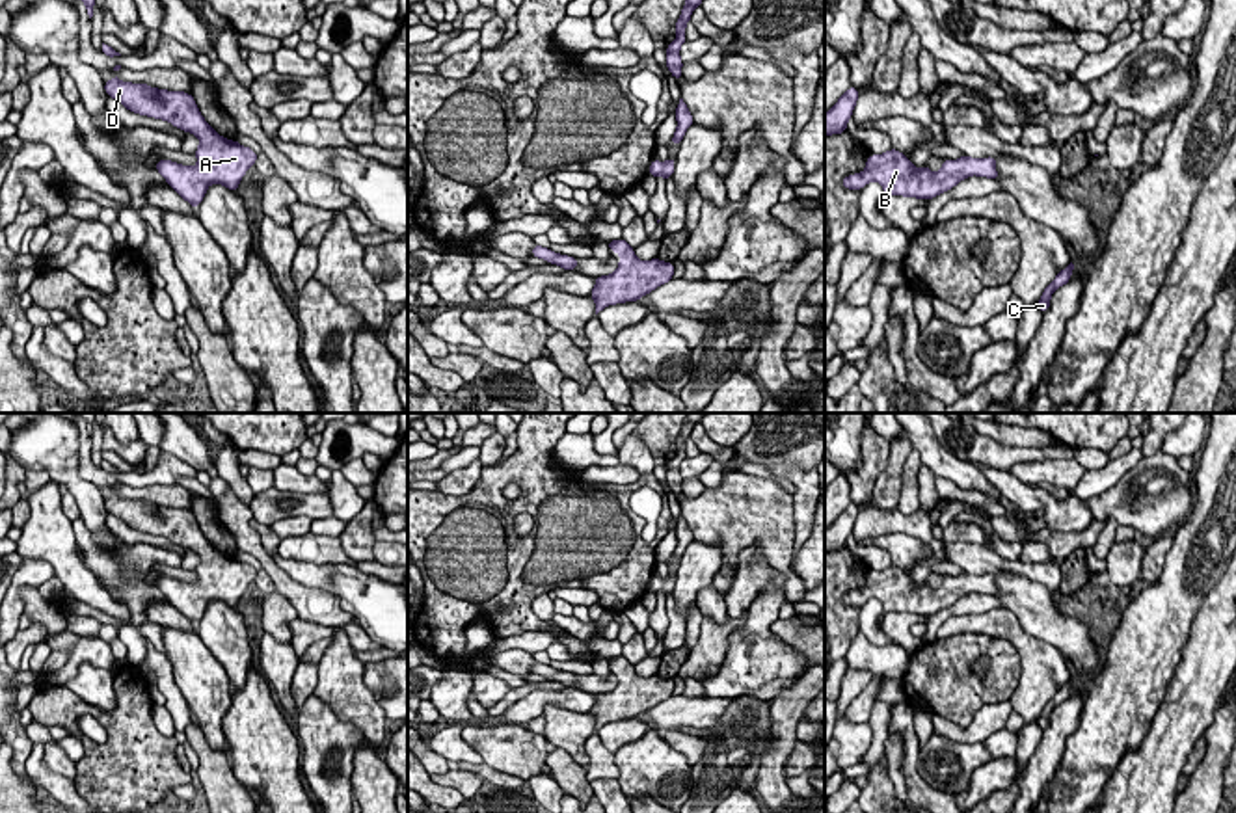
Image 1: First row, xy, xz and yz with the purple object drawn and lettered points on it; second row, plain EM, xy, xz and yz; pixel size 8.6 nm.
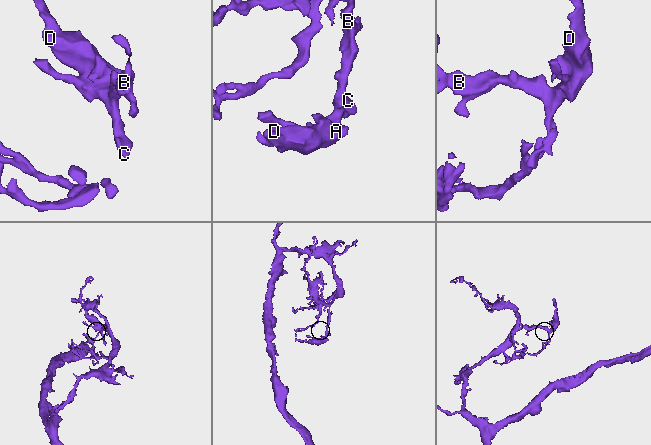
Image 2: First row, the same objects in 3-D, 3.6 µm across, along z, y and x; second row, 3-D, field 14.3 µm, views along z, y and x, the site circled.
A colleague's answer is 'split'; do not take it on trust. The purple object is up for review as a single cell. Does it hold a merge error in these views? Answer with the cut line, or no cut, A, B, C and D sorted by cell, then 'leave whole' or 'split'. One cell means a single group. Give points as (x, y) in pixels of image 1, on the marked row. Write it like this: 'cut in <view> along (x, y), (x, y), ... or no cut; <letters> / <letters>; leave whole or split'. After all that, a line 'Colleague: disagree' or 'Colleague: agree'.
no cut; A B C D; leave whole
Colleague: disagree

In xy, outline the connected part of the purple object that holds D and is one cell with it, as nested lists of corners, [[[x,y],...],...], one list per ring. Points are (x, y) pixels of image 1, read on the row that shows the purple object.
[[[117,74],[104,82],[104,89],[128,112],[168,121],[199,138],[194,167],[166,158],[160,158],[154,166],[166,182],[194,208],[201,205],[210,184],[223,184],[236,192],[238,182],[257,160],[257,153],[249,147],[220,136],[205,121],[190,93],[121,82]]]

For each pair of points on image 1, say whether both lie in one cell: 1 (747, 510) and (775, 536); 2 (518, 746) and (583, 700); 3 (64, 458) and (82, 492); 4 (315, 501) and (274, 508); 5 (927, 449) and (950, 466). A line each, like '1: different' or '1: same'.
1: same
2: different
3: same
4: same
5: same

